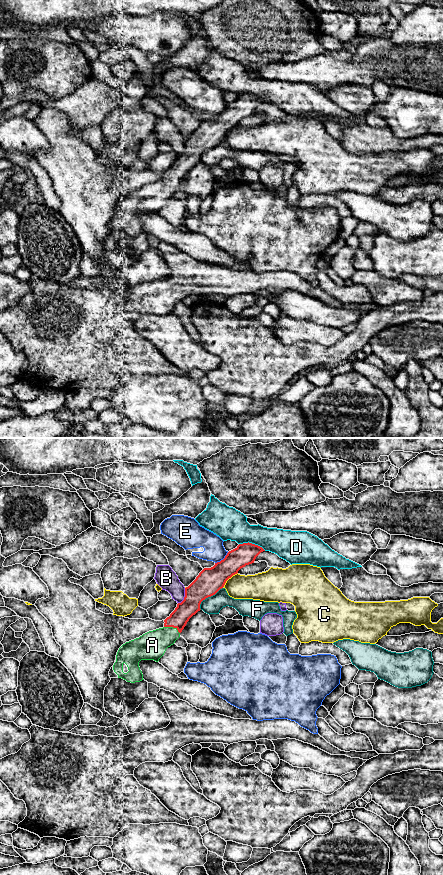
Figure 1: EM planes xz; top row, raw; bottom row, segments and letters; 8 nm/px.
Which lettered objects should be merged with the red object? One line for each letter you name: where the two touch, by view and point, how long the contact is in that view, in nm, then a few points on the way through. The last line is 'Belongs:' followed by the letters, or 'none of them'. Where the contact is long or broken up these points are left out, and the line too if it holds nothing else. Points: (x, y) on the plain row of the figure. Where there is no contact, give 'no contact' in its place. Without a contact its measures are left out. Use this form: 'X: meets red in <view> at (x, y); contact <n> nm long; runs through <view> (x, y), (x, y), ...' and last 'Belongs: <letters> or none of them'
A: meets red in xz at (172, 178); contact 140 nm long; runs through xz (190, 157), (172, 178), (152, 197)
Belongs: A

